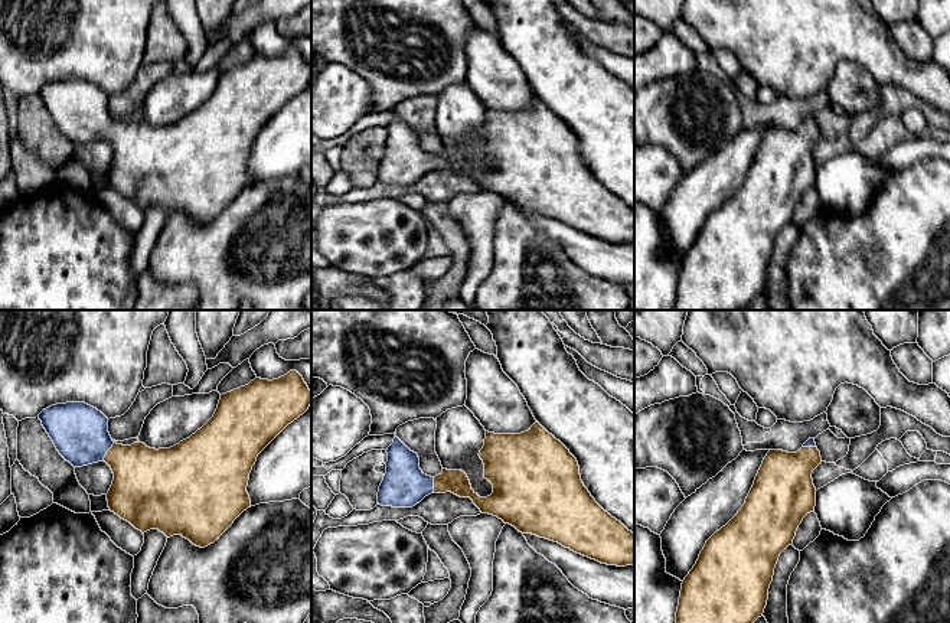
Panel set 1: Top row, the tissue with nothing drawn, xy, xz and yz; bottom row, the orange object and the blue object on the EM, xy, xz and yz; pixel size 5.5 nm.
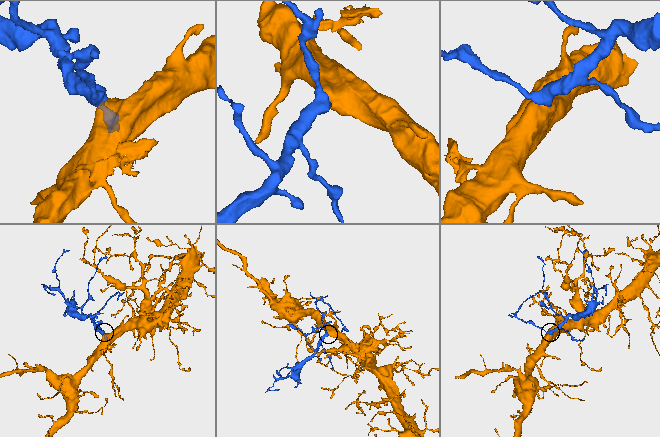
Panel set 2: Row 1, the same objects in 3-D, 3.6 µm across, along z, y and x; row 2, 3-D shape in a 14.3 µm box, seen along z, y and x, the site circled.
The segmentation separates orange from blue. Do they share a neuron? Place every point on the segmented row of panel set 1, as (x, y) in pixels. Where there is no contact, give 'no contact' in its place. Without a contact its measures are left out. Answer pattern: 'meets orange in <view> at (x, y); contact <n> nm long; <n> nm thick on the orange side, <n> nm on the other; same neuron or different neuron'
meets orange in xy at (107, 452); contact 120 nm long; 340 nm thick on the orange side, 320 nm on the other; same neuron

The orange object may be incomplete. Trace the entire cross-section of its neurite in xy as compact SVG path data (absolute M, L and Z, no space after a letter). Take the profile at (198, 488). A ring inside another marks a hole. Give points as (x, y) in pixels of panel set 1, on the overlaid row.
M290 371L278 379L255 378L248 385L222 394L213 417L189 438L170 449L150 449L144 443L123 446L112 441L108 433L108 418L85 402L56 404L39 414L43 428L52 438L59 454L74 467L105 461L114 480L107 493L108 508L121 519L130 522L143 534L159 529L167 538L182 535L193 545L205 548L213 544L248 508L247 492L249 473L258 454L294 420L311 405L311 391L297 371Z

